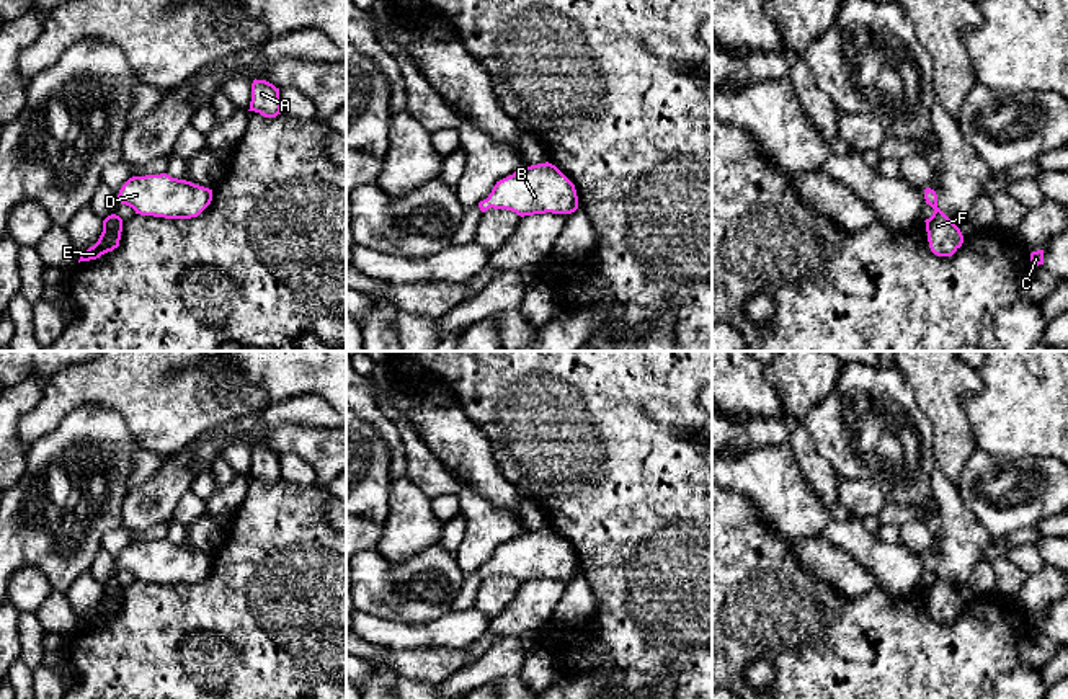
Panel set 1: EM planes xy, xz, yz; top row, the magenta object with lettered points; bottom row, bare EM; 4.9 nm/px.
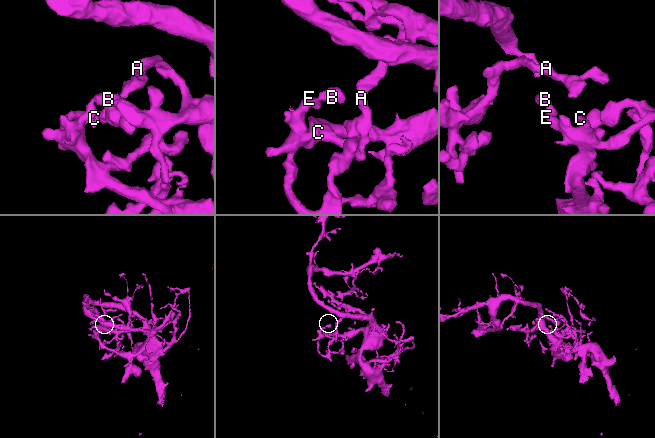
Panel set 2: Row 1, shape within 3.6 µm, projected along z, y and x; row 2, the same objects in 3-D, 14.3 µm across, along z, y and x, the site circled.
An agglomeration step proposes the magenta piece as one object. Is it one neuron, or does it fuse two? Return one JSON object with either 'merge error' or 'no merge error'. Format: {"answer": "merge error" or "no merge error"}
{"answer": "no merge error"}

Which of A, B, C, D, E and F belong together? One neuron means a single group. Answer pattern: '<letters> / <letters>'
A B C D E F

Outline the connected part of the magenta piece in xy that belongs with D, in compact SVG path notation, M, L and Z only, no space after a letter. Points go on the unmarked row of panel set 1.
M167 539L129 544L118 560L140 581L165 585L198 583L212 567L212 555Z

